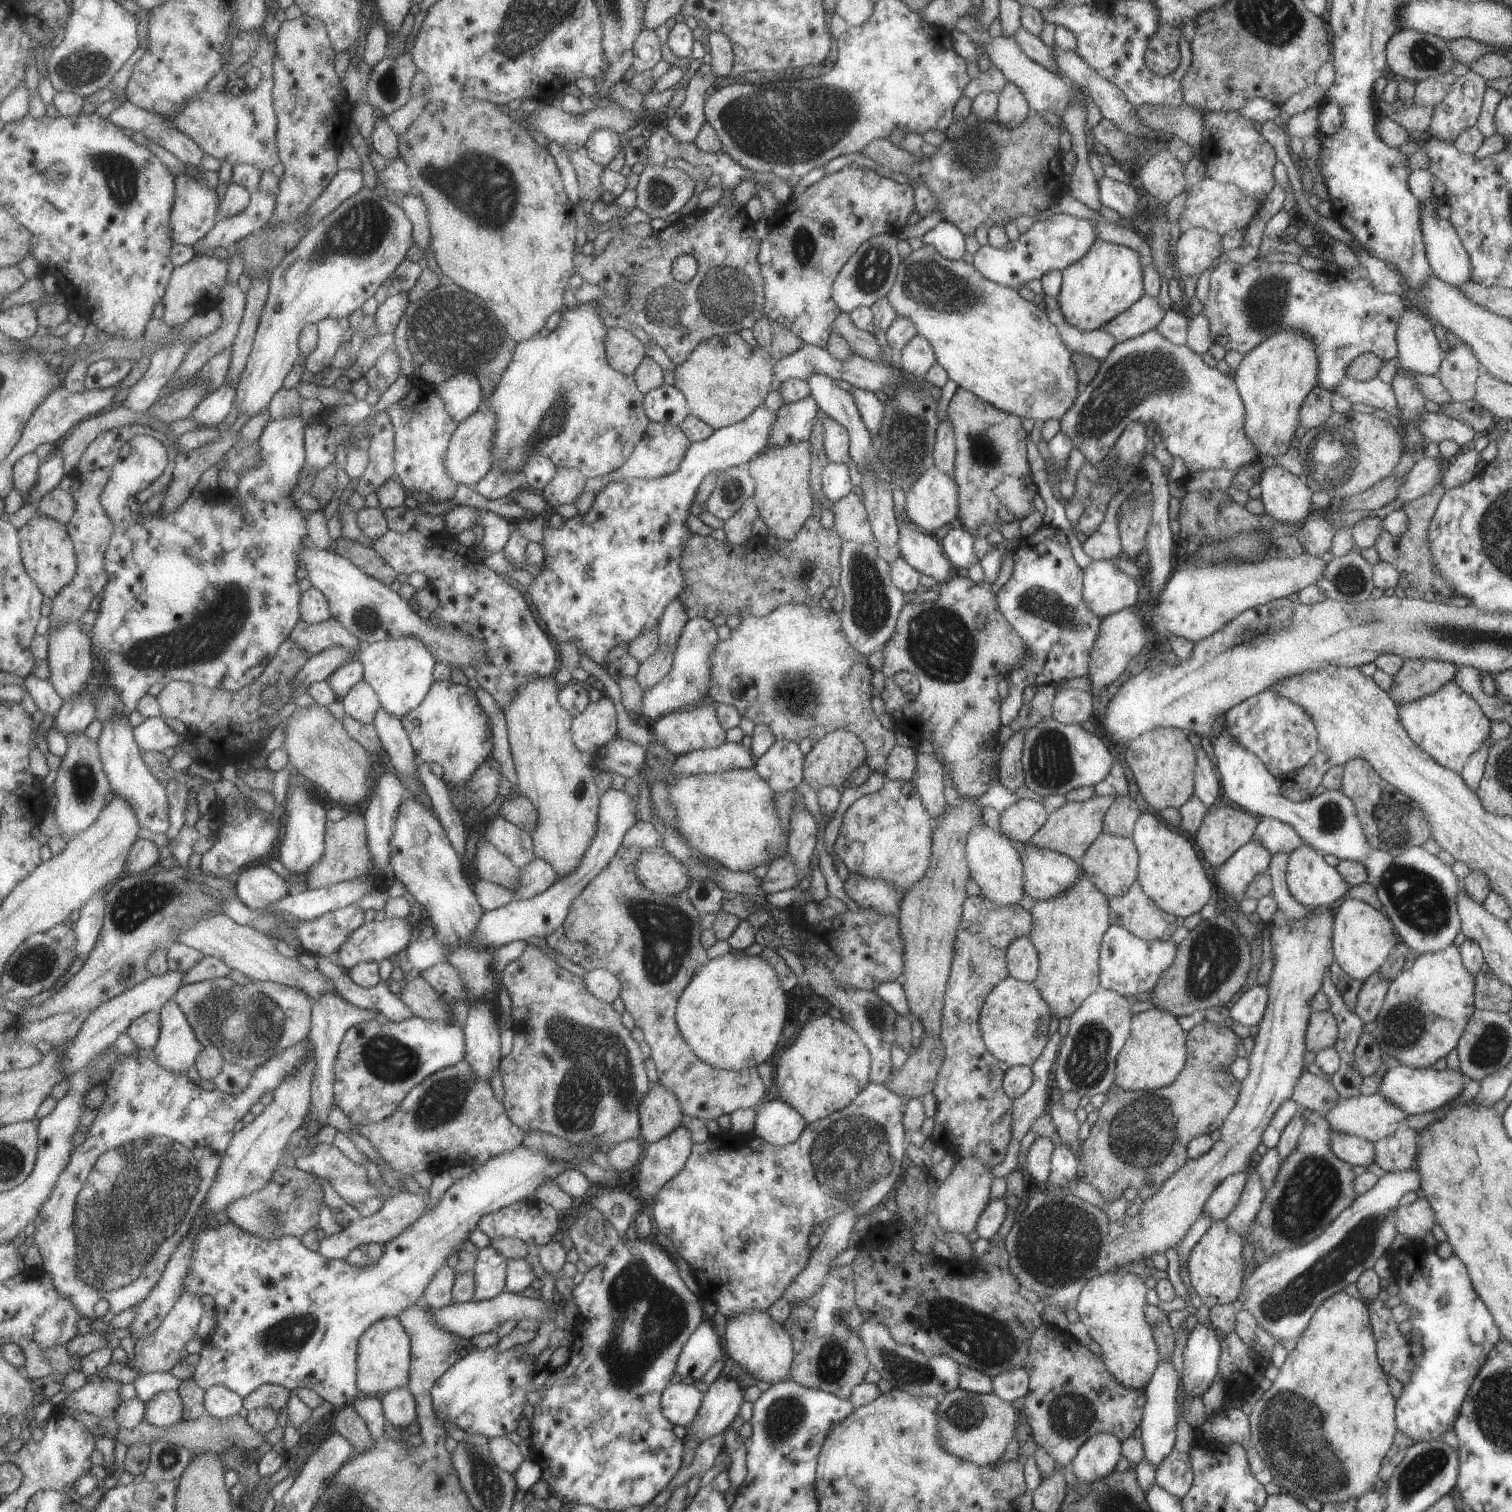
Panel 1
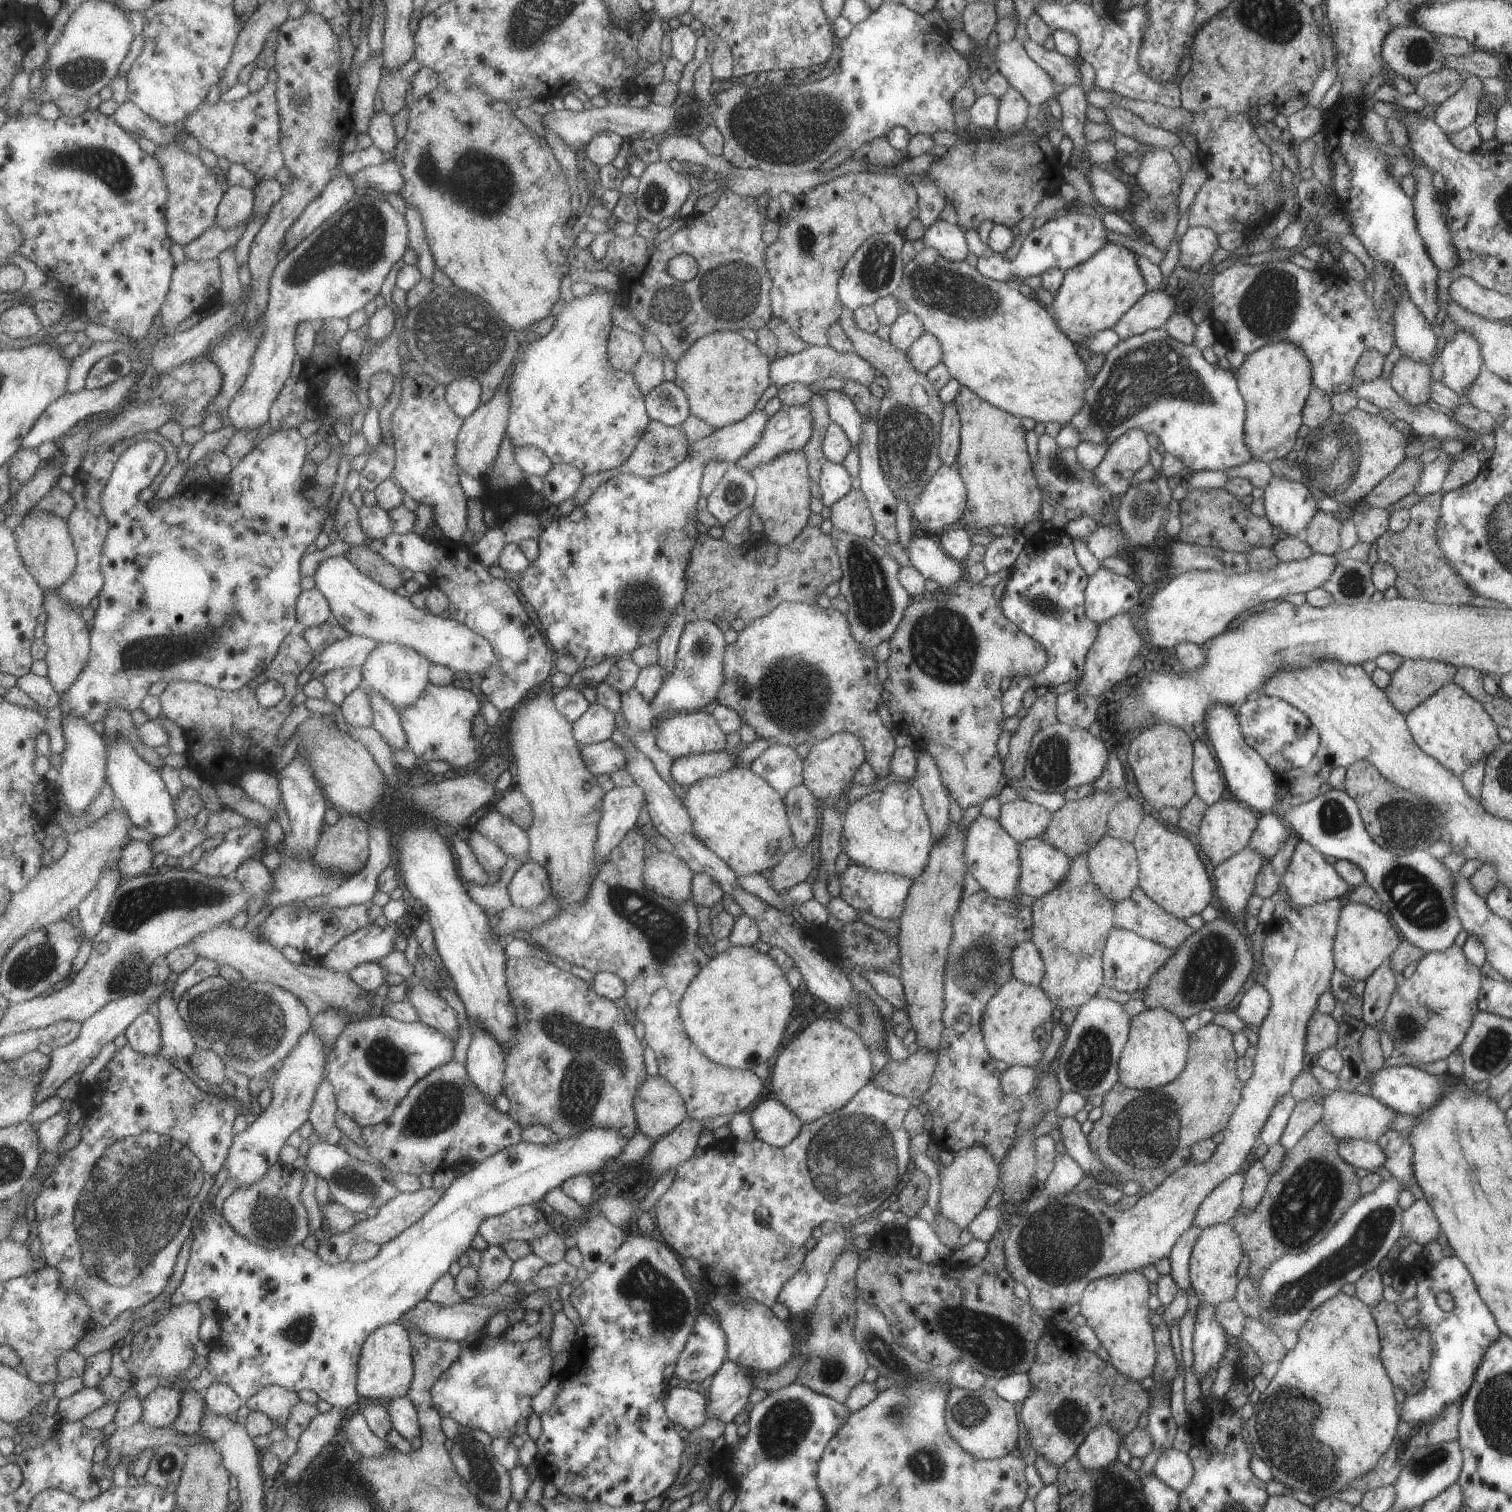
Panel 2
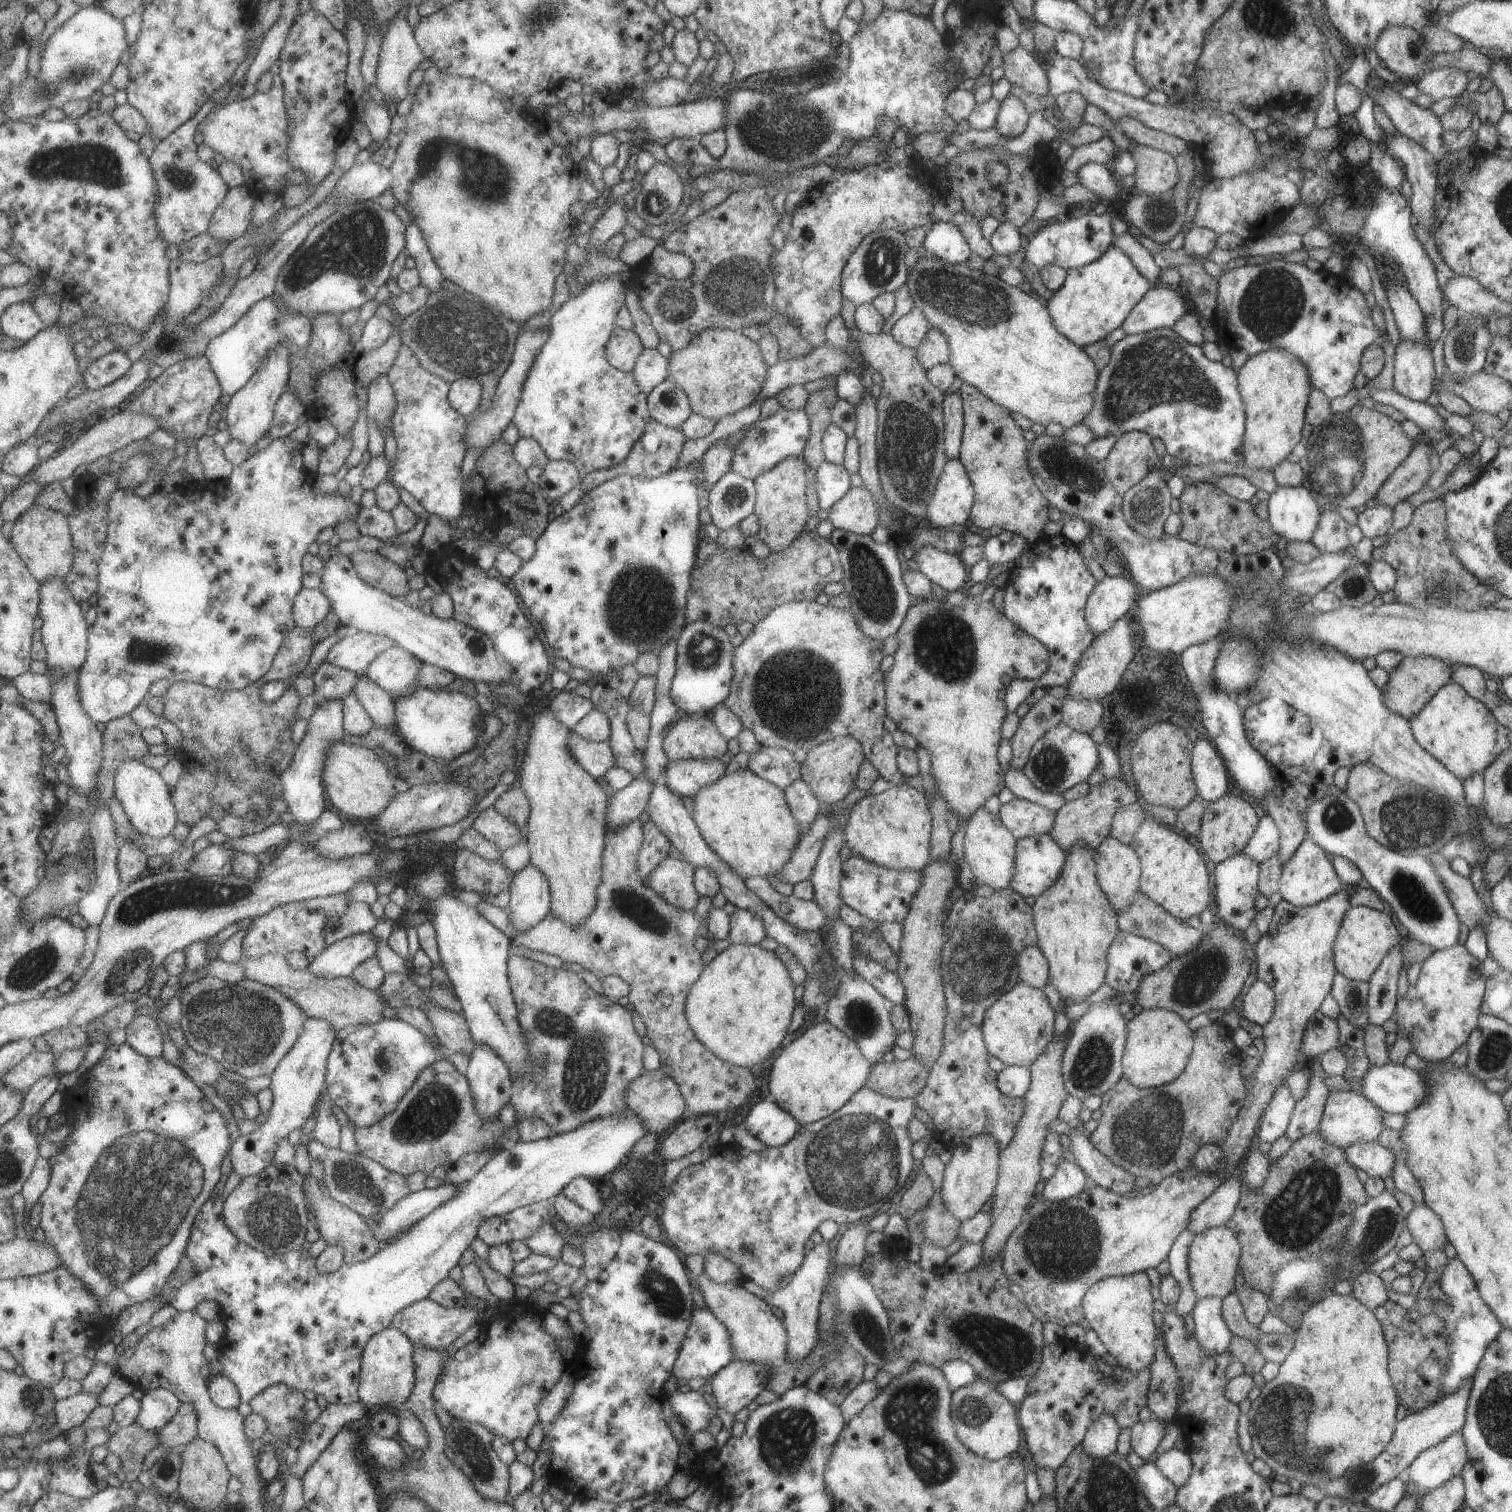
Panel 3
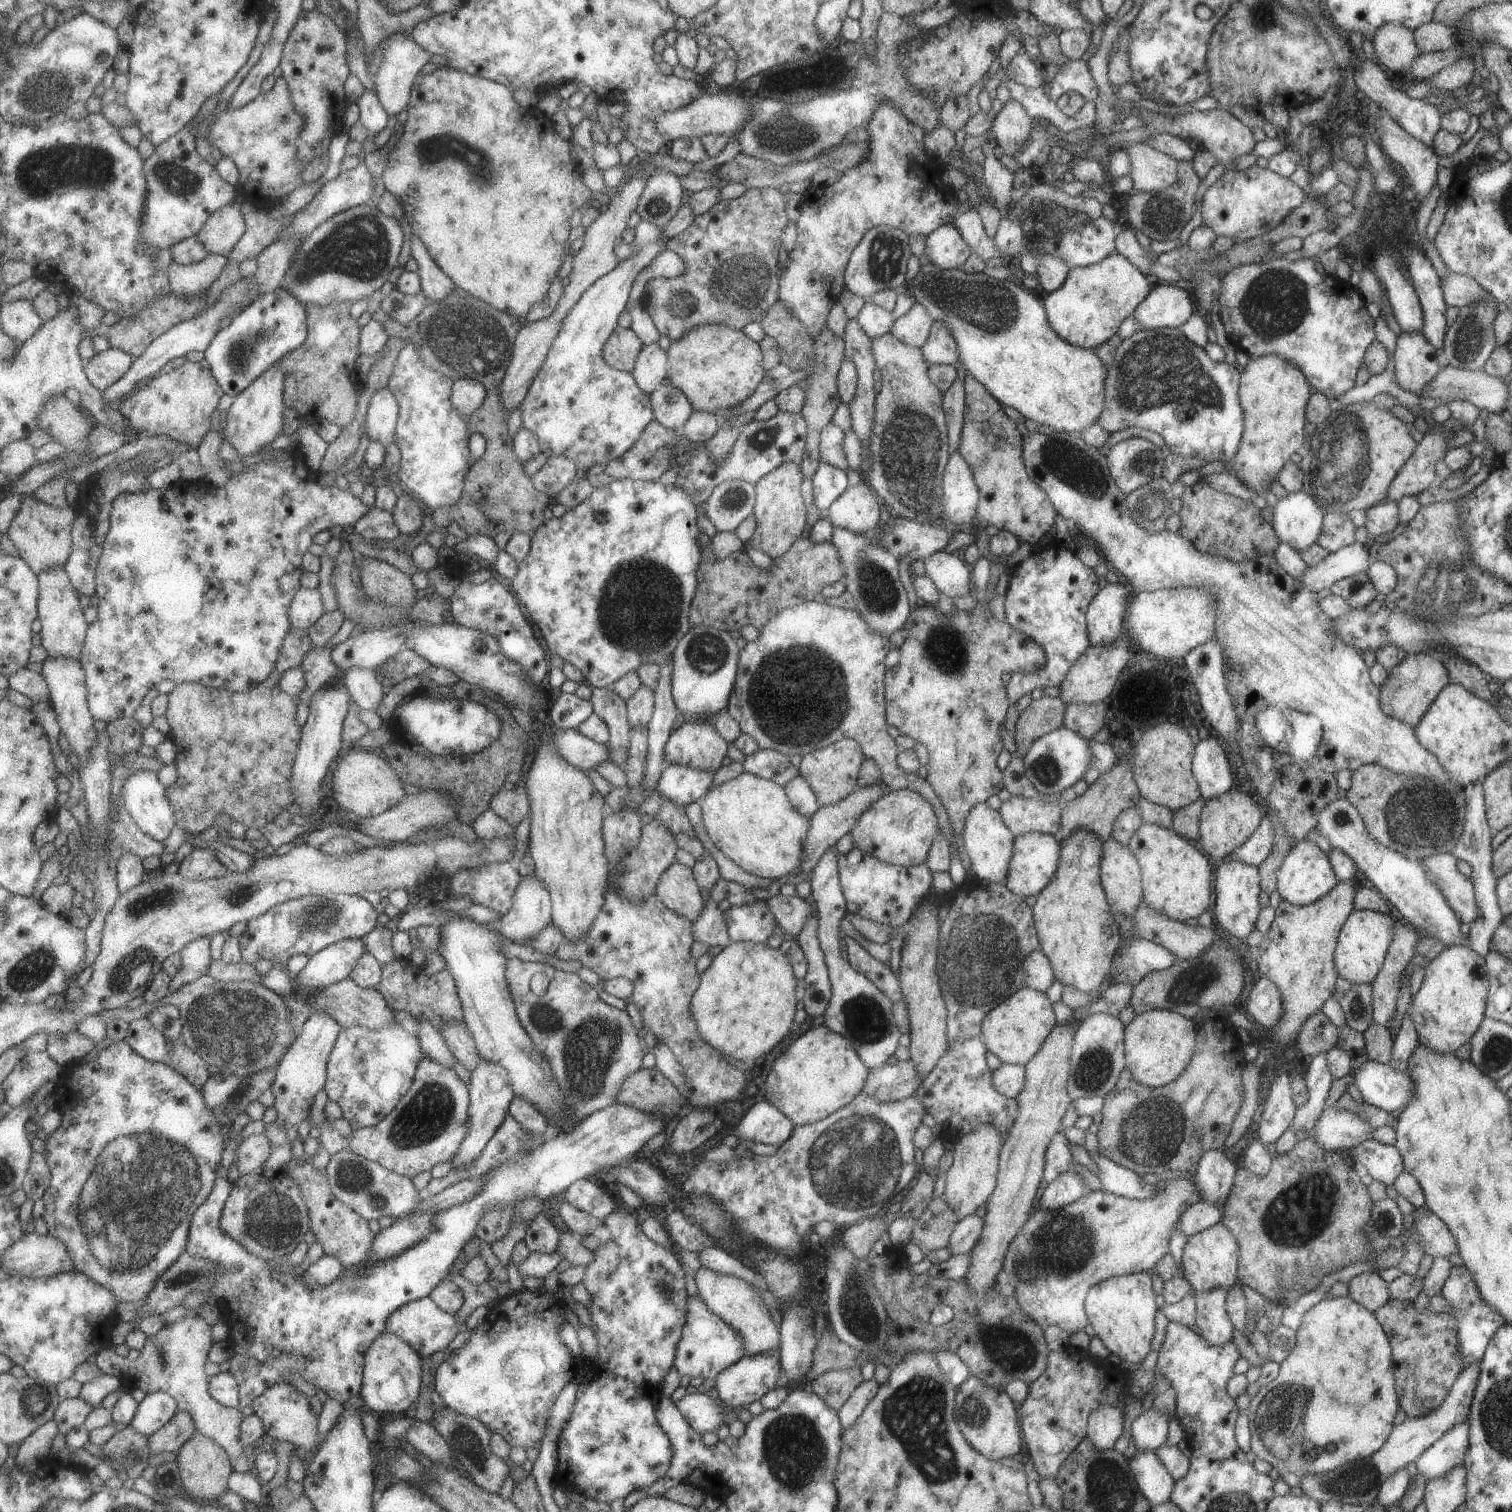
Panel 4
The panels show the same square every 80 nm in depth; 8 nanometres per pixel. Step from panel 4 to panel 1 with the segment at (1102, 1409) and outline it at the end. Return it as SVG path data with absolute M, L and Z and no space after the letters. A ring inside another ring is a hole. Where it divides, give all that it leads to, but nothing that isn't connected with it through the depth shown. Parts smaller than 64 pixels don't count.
M1107 1433L1093 1434L1079 1446L1072 1459L1071 1474L1079 1482L1093 1482L1114 1471L1120 1457L1120 1442Z

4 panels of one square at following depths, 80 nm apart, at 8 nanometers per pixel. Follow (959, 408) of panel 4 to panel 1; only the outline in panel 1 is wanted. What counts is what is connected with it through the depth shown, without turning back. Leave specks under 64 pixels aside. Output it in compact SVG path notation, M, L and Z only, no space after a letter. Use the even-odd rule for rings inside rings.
M943 416L935 432L935 444L933 444L932 458L933 467L939 472L945 472L952 476L954 470L955 446L953 428L949 418Z

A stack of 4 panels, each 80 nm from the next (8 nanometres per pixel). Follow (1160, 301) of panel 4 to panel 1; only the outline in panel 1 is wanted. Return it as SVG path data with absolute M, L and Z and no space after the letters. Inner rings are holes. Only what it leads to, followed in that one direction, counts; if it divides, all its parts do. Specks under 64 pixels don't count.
M1141 296L1127 310L1119 312L1113 320L1101 324L1099 329L1111 334L1116 343L1125 342L1155 329L1166 311L1161 308L1157 297Z

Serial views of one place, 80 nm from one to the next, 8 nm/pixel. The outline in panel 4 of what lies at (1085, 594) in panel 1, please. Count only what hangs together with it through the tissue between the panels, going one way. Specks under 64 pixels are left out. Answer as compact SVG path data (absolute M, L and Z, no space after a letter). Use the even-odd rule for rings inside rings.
M1121 583L1109 584L1097 591L1088 604L1085 618L1091 646L1111 645L1122 632L1123 614L1129 597Z

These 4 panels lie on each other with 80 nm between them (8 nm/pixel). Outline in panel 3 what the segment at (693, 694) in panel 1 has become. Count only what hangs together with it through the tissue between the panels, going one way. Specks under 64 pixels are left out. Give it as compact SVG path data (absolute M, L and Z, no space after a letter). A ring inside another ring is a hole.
M705 621L686 623L676 640L676 669L670 682L673 704L688 714L708 714L727 698L732 677L734 647L722 628Z

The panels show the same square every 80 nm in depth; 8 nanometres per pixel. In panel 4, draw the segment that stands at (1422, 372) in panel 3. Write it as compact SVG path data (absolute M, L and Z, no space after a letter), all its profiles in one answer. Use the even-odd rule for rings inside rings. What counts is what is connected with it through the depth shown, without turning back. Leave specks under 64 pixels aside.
M1402 331L1397 335L1392 364L1397 384L1420 396L1423 387L1441 368L1429 341L1419 331Z

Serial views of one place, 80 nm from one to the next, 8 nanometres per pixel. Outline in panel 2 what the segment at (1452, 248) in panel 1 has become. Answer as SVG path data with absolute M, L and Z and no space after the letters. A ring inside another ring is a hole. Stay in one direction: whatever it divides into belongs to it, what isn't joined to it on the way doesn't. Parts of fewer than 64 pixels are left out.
M1419 163L1414 169L1410 170L1410 175L1415 179L1415 192L1411 198L1414 212L1414 219L1416 222L1416 227L1421 236L1422 241L1424 242L1425 248L1427 249L1428 255L1430 259L1433 261L1433 264L1438 268L1438 270L1450 270L1453 271L1453 275L1455 266L1458 264L1458 258L1456 254L1456 250L1450 241L1450 232L1448 231L1444 215L1441 213L1441 207L1437 202L1437 193L1433 189L1433 184L1431 183L1431 176L1433 176L1434 172L1431 169L1428 169L1423 163Z

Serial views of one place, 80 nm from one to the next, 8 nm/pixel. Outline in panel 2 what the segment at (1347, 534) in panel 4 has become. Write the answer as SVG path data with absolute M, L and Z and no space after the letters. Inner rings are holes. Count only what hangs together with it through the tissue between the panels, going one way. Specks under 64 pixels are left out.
M1316 510L1308 522L1302 539L1314 553L1320 555L1338 555L1340 552L1340 528L1342 522L1333 513Z

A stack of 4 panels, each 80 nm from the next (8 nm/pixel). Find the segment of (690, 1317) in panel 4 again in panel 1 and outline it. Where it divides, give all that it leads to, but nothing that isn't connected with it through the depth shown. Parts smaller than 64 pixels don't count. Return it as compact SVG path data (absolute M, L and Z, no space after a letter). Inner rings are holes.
M704 1318L699 1326L691 1332L687 1342L683 1344L683 1349L675 1362L674 1374L678 1374L681 1379L684 1379L686 1376L692 1378L693 1381L701 1379L713 1362L724 1357L723 1337L719 1337L710 1319Z

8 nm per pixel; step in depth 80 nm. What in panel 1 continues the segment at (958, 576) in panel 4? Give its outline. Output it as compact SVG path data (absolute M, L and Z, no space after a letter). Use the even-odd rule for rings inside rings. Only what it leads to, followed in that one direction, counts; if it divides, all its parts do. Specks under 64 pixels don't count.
M899 524L897 546L904 562L916 572L931 576L937 583L943 583L953 576L953 572L951 562L937 541L934 534L923 532L922 535L907 525Z

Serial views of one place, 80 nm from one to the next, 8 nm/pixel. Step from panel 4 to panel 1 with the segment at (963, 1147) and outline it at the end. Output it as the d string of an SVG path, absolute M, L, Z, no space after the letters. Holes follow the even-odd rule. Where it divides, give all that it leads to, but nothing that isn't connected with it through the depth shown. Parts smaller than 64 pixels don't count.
M977 1158L955 1159L951 1172L941 1180L939 1188L933 1196L934 1210L933 1215L936 1218L937 1226L941 1232L959 1232L966 1236L975 1230L975 1222L979 1219L981 1212L987 1206L990 1193L990 1185L993 1176Z

